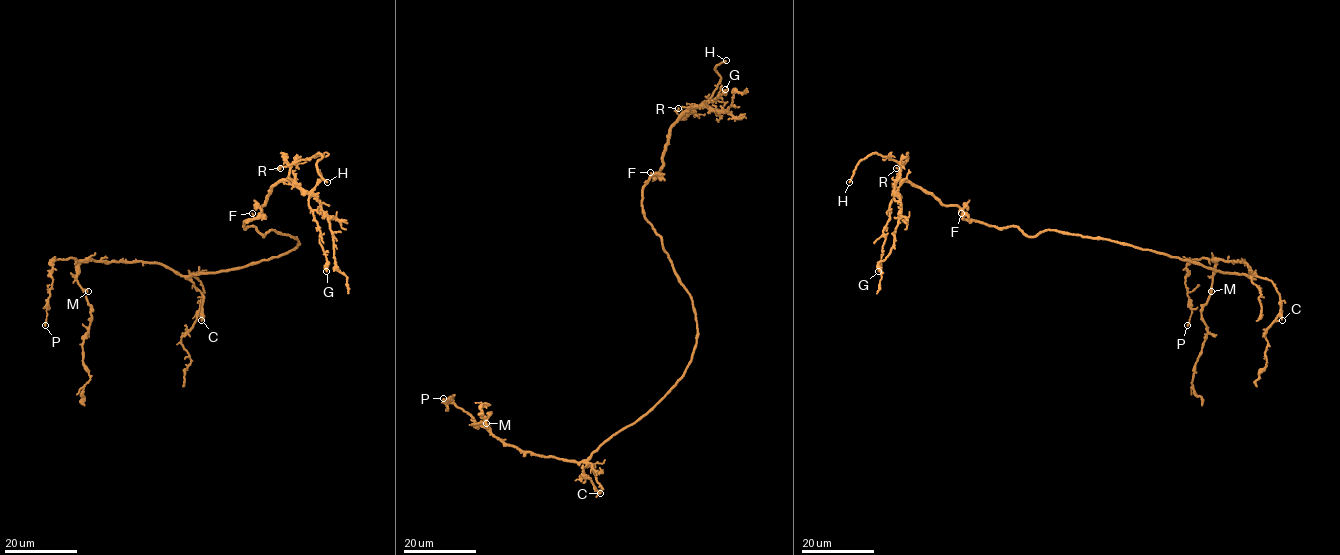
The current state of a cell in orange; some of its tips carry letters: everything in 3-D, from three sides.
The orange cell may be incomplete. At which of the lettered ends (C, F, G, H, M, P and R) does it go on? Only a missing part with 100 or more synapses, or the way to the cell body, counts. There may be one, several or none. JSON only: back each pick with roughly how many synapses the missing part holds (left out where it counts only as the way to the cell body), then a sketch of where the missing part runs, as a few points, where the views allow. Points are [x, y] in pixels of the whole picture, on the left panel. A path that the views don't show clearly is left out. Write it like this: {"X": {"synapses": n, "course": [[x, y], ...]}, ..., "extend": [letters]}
{"H": {"course": [[327, 182], [323, 184], [315, 178], [302, 136], [284, 115], [274, 111]]}, "extend": ["H"]}

